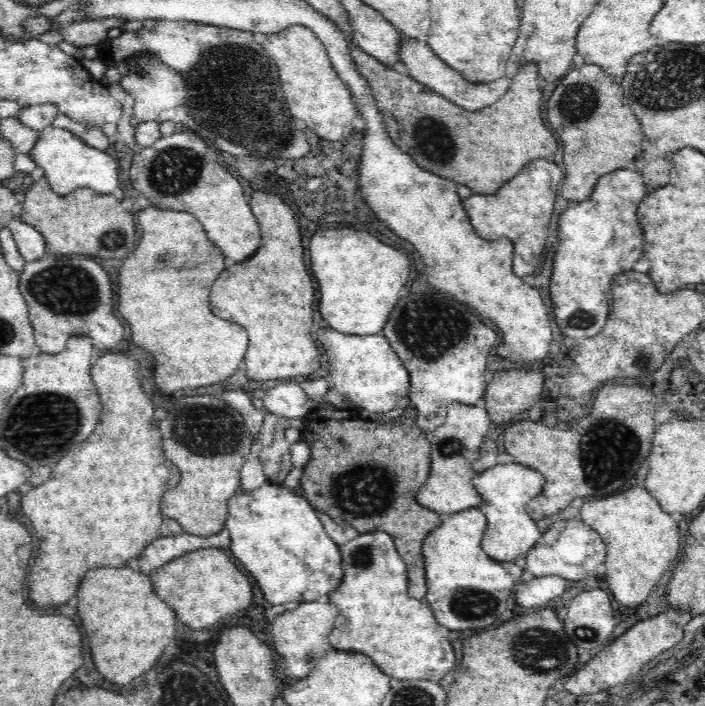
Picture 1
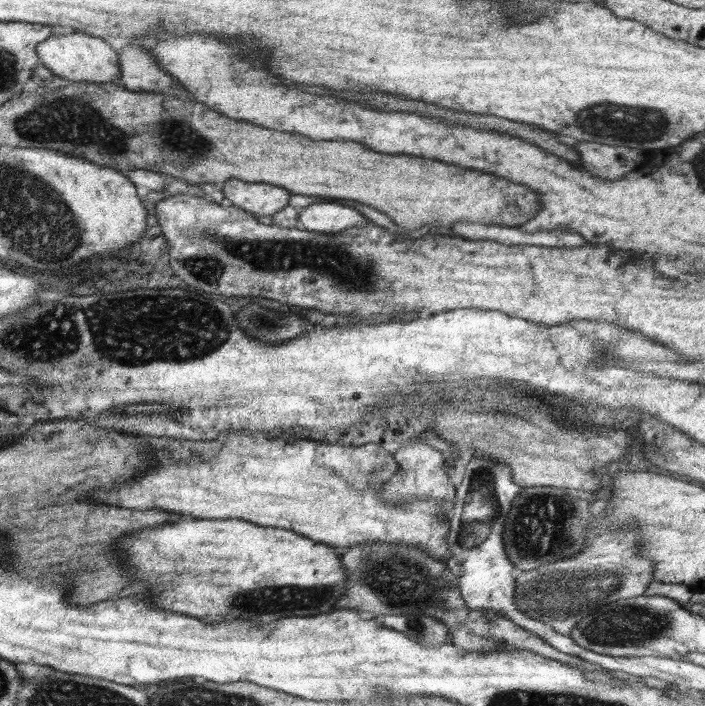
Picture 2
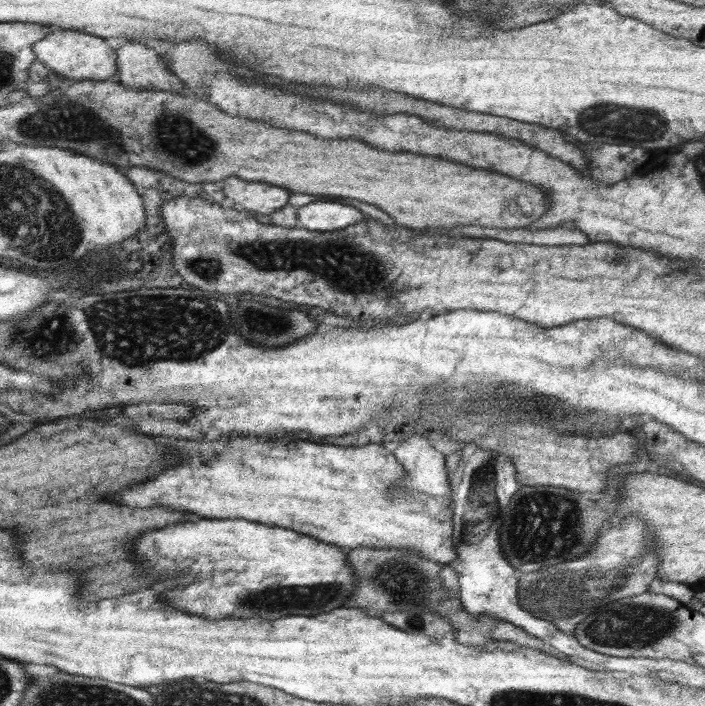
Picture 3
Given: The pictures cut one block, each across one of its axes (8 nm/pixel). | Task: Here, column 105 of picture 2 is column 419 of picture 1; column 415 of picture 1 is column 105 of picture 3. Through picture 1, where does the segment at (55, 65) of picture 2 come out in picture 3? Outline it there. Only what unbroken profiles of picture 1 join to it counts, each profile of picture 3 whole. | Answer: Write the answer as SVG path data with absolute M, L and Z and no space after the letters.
M76 29L49 31L36 44L32 45L32 50L36 54L35 58L49 71L64 75L74 81L116 79L116 52L108 45L105 38L92 36L92 34Z

